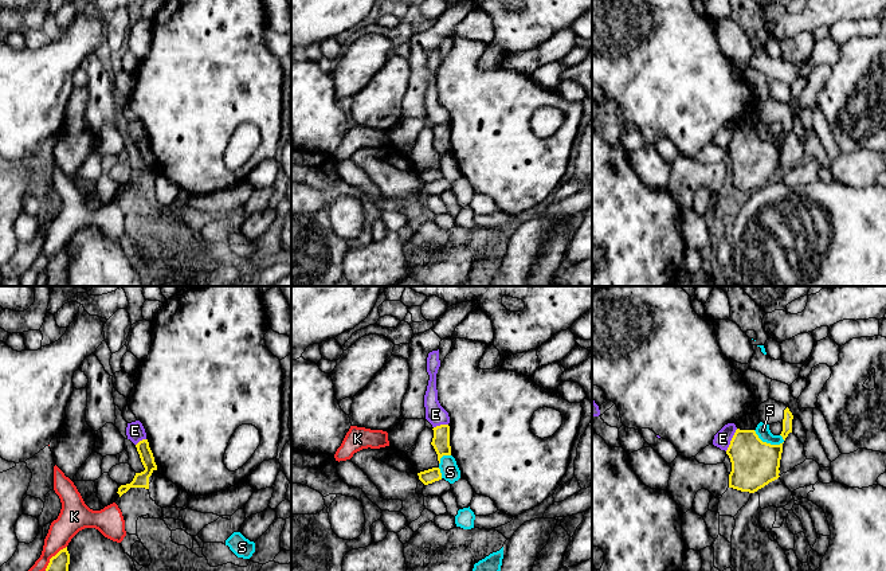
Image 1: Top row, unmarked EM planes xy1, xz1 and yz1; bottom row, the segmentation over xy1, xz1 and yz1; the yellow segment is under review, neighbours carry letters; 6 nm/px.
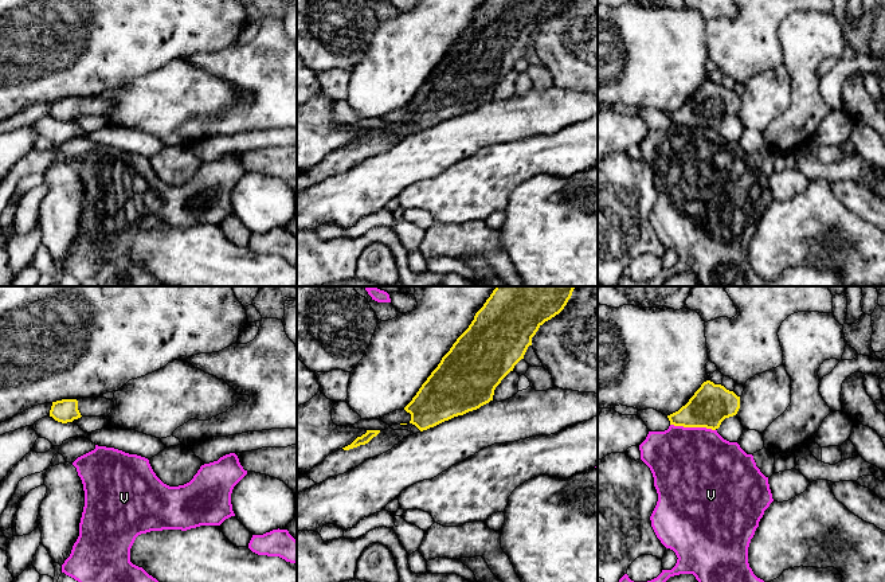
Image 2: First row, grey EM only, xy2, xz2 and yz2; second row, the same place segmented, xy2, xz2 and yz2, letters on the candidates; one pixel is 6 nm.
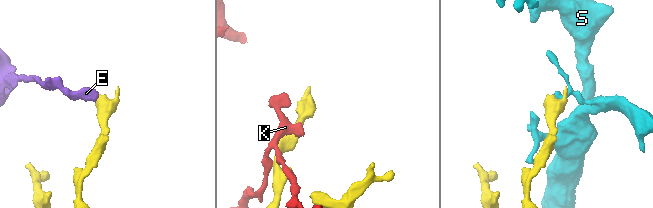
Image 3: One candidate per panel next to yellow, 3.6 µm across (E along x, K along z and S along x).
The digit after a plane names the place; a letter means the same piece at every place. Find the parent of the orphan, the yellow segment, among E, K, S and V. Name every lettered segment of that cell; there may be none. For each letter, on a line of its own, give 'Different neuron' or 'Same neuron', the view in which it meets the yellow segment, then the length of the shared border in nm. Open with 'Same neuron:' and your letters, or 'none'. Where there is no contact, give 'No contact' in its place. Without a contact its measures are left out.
Same neuron: none
E: Different neuron. Touches yellow in yz1. Shared border 150 nm
K: Different neuron. Touches yellow in xy1. Shared border 200 nm
S: Different neuron. Touches yellow in yz1. Shared border 200 nm
V: Different neuron. Touches yellow in yz2. Shared border 280 nm

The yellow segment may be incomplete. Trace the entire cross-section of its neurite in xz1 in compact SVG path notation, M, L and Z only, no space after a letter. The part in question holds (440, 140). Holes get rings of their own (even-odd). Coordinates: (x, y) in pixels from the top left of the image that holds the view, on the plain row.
M440 124L432 128L434 129L434 137L431 144L434 145L438 160L440 163L440 157L443 155L451 155L451 145L450 145L450 125L448 124Z

